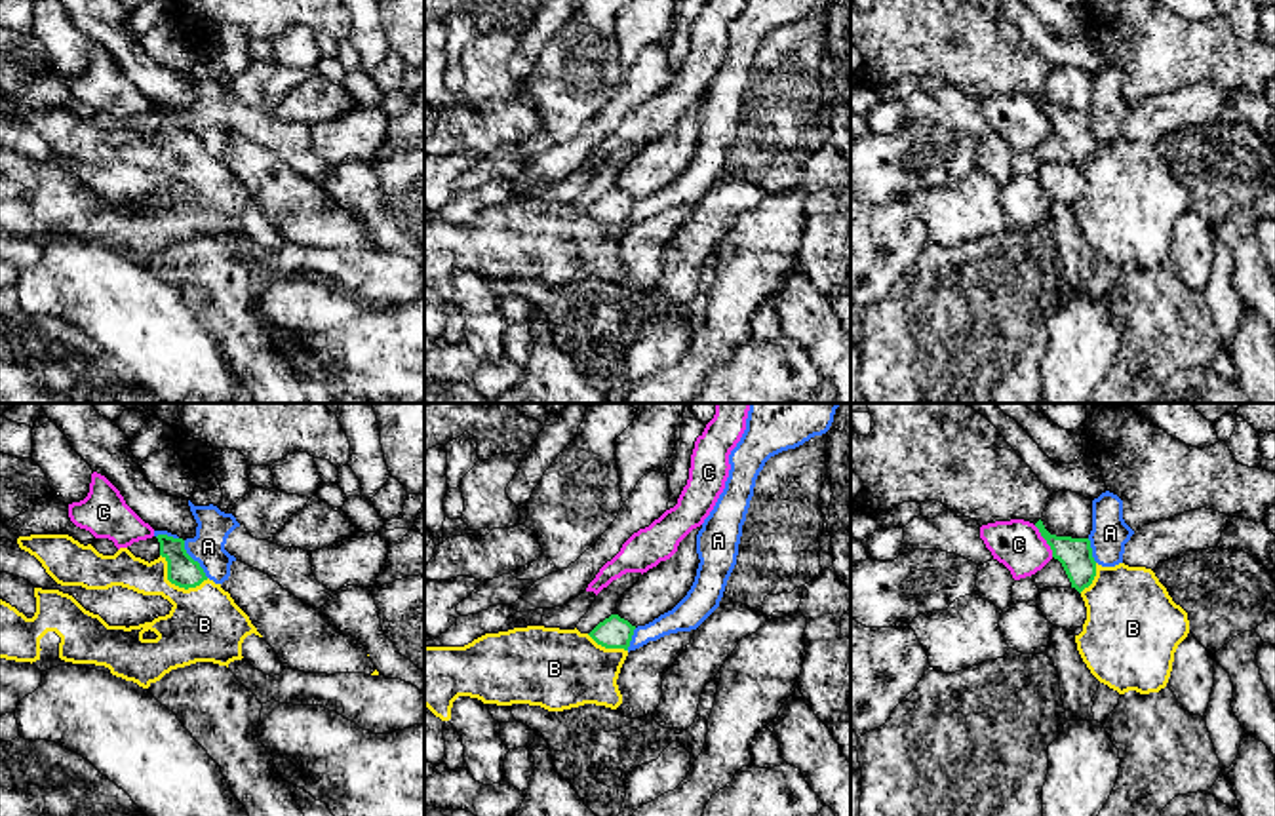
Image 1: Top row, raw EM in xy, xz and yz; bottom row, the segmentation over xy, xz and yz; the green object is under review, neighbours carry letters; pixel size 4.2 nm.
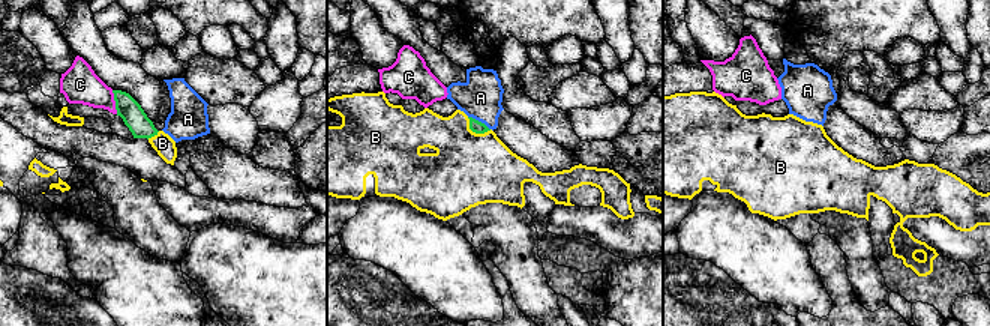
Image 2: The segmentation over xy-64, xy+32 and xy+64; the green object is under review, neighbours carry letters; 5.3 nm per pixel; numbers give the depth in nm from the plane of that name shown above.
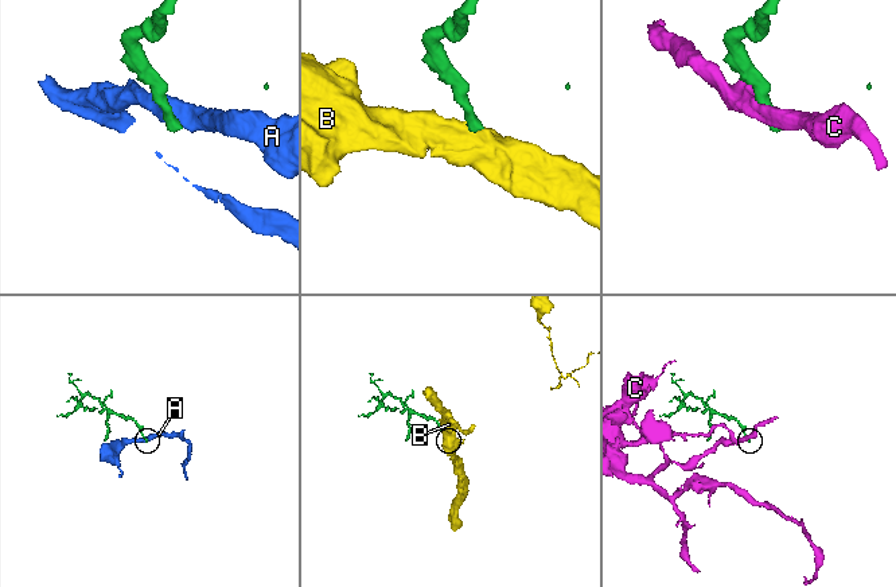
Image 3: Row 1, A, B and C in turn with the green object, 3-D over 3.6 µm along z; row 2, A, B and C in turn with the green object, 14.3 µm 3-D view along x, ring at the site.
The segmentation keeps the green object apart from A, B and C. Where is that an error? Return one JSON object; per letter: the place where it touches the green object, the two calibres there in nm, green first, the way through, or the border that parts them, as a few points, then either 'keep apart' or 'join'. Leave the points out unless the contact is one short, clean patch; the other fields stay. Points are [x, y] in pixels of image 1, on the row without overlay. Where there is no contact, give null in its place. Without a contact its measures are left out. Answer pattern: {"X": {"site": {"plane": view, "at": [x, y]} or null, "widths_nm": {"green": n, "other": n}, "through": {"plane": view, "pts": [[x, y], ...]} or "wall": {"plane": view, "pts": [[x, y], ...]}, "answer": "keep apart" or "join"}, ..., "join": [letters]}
{"A": {"site": {"plane": "xy", "at": [193, 134]}, "widths_nm": {"green": 140, "other": 140}, "wall": {"plane": "xy", "pts": [[183, 115], [183, 122], [208, 151]]}, "answer": "keep apart"}, "B": {"site": {"plane": "xy", "at": [176, 158]}, "widths_nm": {"green": 140, "other": 320}, "through": {"plane": "xy", "pts": [[183, 145], [176, 158], [202, 185], [204, 198]]}, "answer": "join"}, "C": {"site": {"plane": "yz", "at": [1045, 113]}, "widths_nm": {"green": 140, "other": 200}, "wall": {"plane": "yz", "pts": [[1034, 99], [1053, 130]]}, "answer": "keep apart"}, "join": ["B"]}

